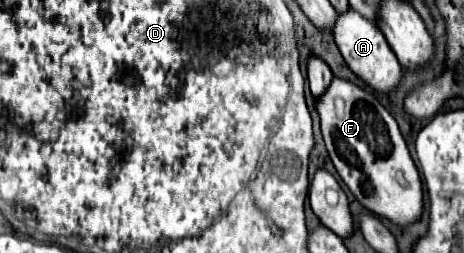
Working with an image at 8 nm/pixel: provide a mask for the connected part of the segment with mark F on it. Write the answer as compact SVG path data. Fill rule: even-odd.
M333 77L325 97L315 101L321 133L327 153L351 193L359 203L375 215L383 215L397 225L407 225L419 219L423 209L423 187L419 171L409 155L407 143L397 121L381 105L373 91L367 91L353 81Z

